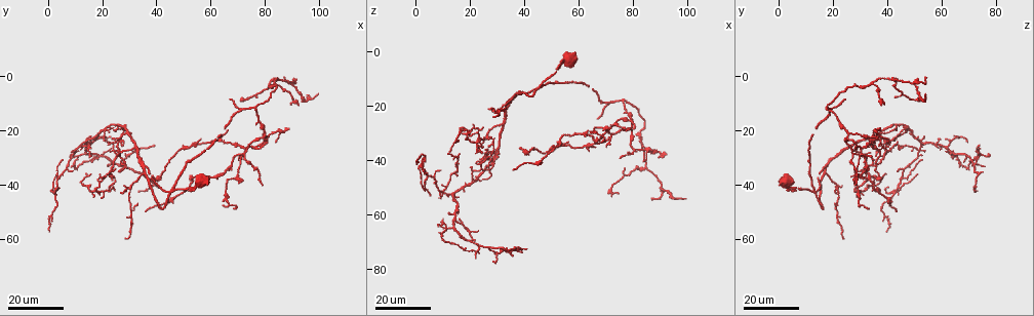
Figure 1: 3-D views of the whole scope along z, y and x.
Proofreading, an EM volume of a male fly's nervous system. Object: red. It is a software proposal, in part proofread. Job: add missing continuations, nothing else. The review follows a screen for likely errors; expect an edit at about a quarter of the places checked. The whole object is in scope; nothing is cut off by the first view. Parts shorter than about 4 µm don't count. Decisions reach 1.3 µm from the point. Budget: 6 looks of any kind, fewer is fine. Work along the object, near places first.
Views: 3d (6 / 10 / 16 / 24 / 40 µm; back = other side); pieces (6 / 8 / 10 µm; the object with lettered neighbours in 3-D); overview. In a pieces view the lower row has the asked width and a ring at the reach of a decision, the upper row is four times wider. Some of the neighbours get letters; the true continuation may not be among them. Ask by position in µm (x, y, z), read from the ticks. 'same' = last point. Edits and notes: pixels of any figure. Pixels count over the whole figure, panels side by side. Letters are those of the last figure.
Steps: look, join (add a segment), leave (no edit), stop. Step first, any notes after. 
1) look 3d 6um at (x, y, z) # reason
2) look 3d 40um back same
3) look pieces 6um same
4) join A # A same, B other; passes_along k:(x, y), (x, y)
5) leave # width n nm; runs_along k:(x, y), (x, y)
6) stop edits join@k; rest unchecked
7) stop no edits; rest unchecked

look 3d 24um at (41, 41, 72) # branch stops here

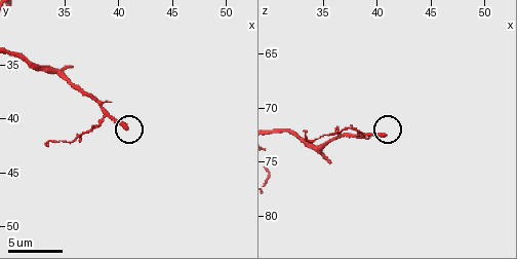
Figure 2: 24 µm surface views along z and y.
look pieces 6um at (40.6, 40.8, 72.6)

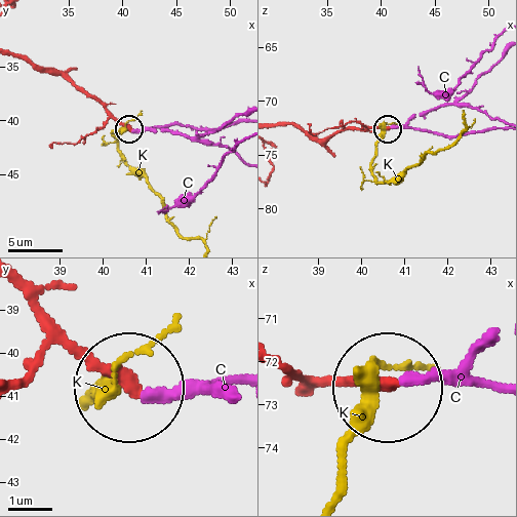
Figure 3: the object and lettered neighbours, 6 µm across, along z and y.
join C # C same, K other; the neuron continues

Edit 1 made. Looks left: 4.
look overview

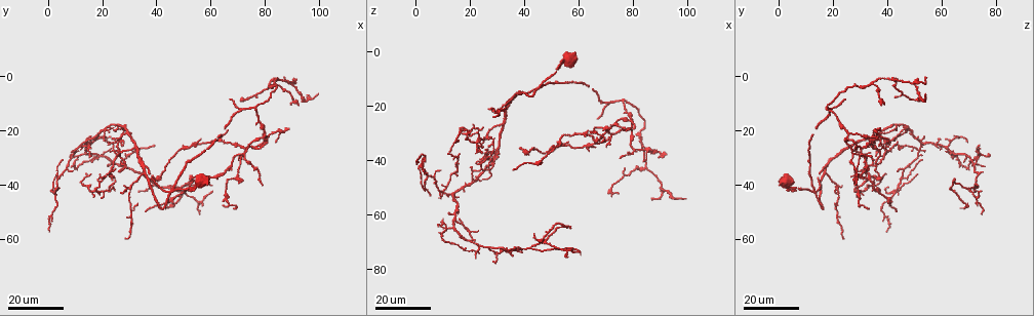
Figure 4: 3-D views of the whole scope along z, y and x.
look 3d 24um at (36, 35, 75) # an open end

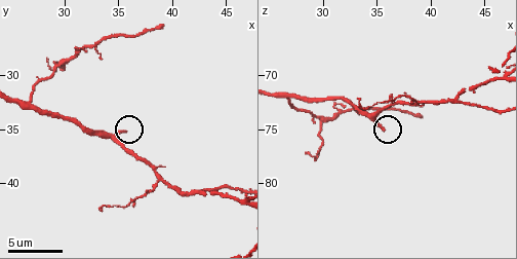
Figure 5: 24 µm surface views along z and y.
look 3d 10um at (35.8, 35.2, 75.0) # closer look

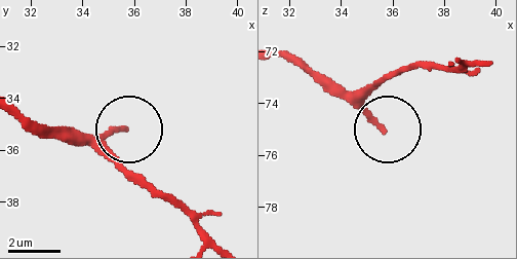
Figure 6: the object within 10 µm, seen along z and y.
look pieces 10um at (35.6, 35.1, 74.9)

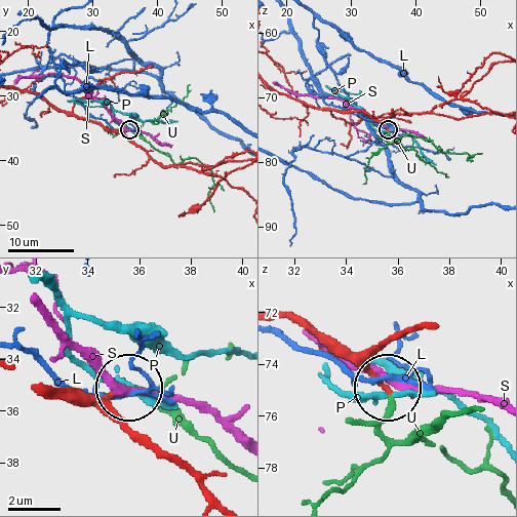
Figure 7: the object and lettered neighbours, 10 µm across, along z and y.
join U # width 190 nm; L other, P other, S other, U same; passes_along 7:(316, 330), (385, 395), (394, 439), (479, 410); it goes on there

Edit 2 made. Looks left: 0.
stop edits join@3, join@7; rest unchecked

